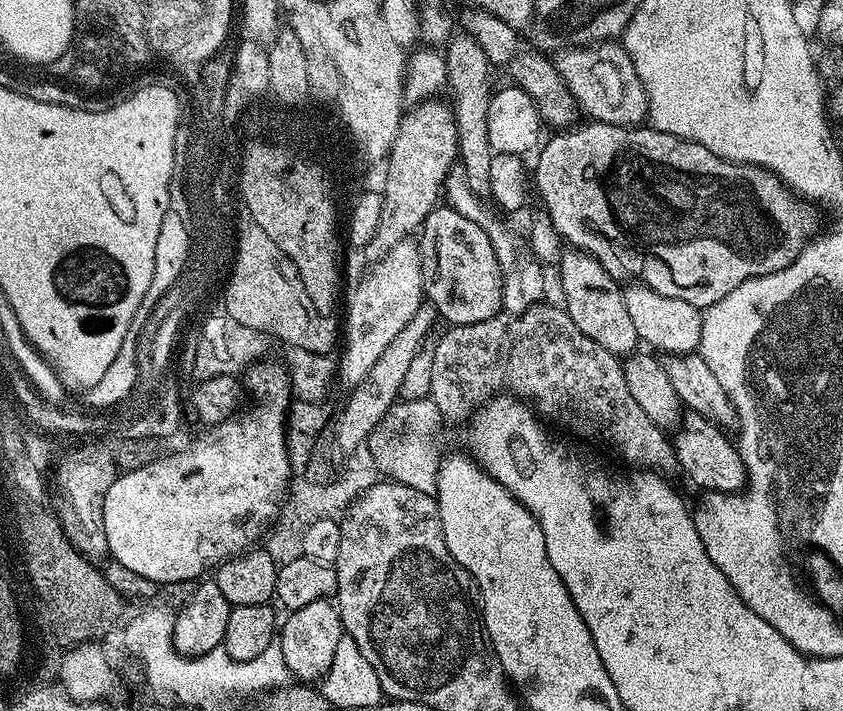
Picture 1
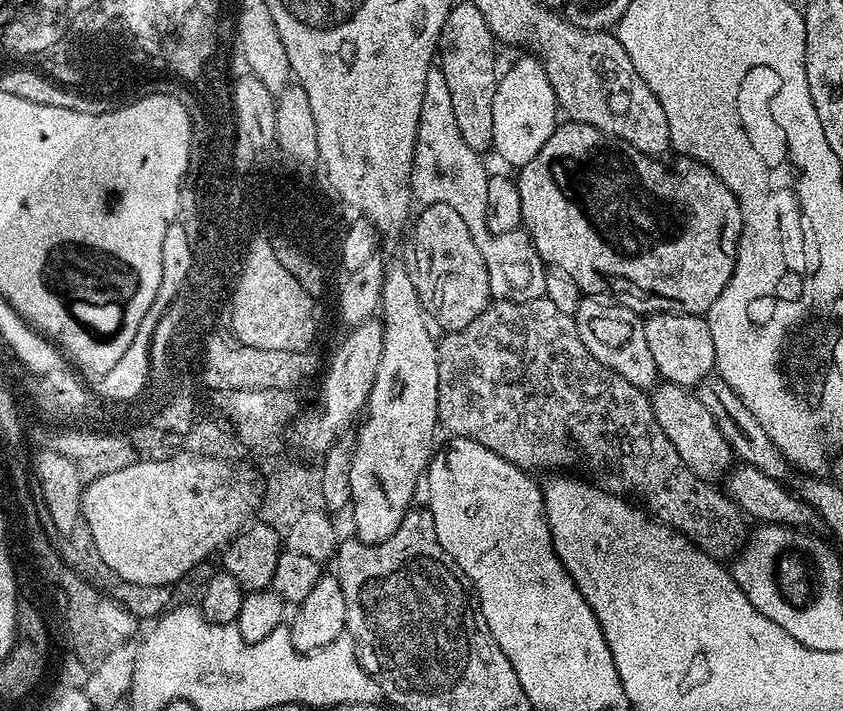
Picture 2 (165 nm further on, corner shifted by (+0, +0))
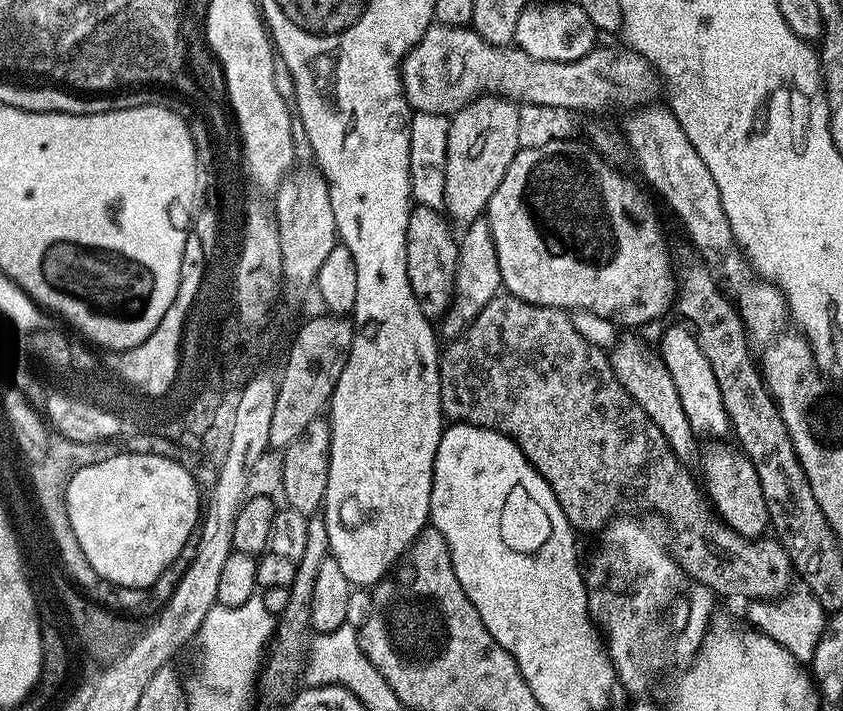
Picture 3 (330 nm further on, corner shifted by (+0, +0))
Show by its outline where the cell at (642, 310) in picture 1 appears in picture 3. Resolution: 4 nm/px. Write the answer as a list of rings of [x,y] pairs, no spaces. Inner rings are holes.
[[[675,322],[664,332],[660,340],[658,355],[660,361],[670,370],[670,378],[674,378],[674,386],[678,389],[678,399],[682,402],[682,410],[686,410],[686,418],[690,418],[690,426],[695,430],[697,437],[712,436],[708,438],[720,438],[716,436],[728,436],[728,415],[722,406],[722,394],[718,394],[718,382],[714,382],[714,370],[710,370],[710,362],[706,362],[706,354],[698,350],[698,342],[694,338],[691,328],[683,323]]]

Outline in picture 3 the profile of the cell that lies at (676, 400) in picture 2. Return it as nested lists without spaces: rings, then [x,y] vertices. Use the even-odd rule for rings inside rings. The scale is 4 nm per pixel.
[[[712,442],[708,449],[701,451],[698,456],[698,465],[704,471],[703,489],[707,499],[714,509],[717,517],[728,528],[732,528],[738,534],[749,538],[760,538],[769,531],[768,511],[766,510],[766,498],[762,498],[762,482],[758,482],[758,470],[754,470],[754,462],[740,451],[739,447],[719,448],[719,443]]]

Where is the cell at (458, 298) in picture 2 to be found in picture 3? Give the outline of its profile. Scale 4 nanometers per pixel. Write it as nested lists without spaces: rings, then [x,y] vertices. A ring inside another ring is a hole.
[[[416,204],[409,211],[406,226],[406,266],[414,298],[418,298],[418,306],[422,306],[424,315],[429,318],[443,317],[452,305],[460,245],[457,237],[452,237],[451,227],[453,225],[449,217],[440,208]]]

